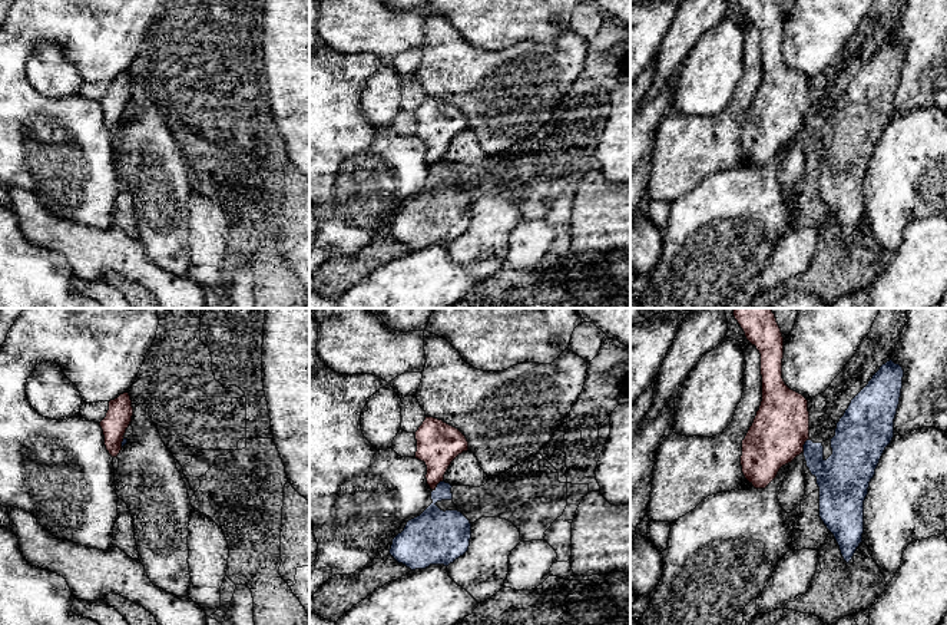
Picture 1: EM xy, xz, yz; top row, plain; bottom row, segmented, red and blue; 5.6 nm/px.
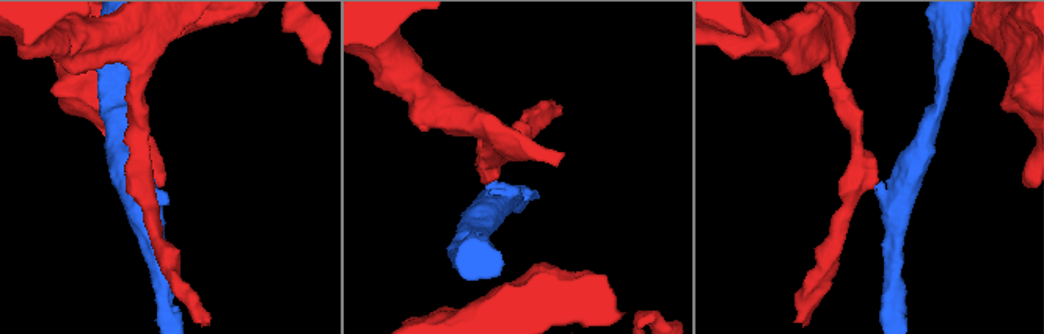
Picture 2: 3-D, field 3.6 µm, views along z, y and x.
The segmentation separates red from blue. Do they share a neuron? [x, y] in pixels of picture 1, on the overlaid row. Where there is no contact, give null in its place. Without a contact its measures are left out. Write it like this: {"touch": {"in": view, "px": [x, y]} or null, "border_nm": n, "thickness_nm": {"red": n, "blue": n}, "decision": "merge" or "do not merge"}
{"touch": {"in": "yz", "px": [804, 443]}, "border_nm": 90, "thickness_nm": {"red": 320, "blue": 200}, "decision": "do not merge"}

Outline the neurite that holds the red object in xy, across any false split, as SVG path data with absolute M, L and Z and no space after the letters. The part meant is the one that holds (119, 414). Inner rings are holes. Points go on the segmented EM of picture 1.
M123 393L109 401L106 417L99 424L103 430L106 450L112 457L117 457L122 450L123 436L132 421L132 416L133 407L129 393Z

